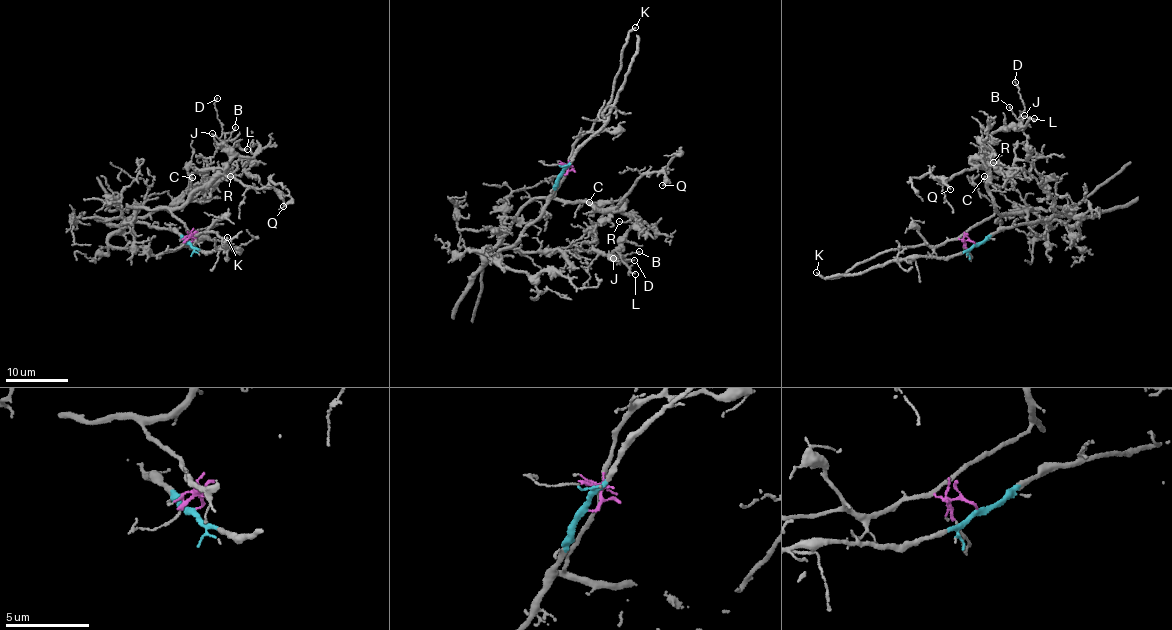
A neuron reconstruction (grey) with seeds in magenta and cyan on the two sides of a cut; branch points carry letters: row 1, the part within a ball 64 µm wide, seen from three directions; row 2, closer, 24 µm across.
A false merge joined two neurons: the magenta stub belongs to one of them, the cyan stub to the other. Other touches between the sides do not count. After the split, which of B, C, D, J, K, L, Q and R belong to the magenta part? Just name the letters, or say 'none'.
B, C, D, J, K, L, Q, R

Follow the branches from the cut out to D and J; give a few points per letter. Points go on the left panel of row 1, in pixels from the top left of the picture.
D: (190, 242), (187, 229), (171, 211), (181, 207), (236, 153), (223, 142), (214, 104), (217, 98)
J: (190, 242), (193, 240), (187, 229), (171, 211), (181, 207), (236, 153), (211, 134)

